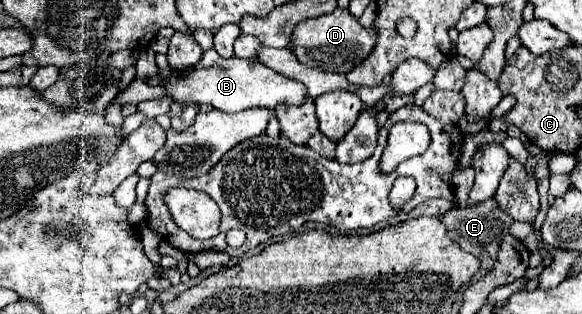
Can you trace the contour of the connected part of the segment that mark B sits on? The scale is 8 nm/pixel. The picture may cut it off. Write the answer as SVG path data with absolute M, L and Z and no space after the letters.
M208 49L200 63L194 67L194 71L184 73L184 75L172 75L166 71L164 77L164 87L172 95L172 99L182 101L182 103L208 103L220 111L226 113L236 113L244 109L254 109L254 107L268 107L274 109L280 103L286 105L302 105L310 95L304 83L288 79L264 63L248 61L248 59L222 59L214 49Z

